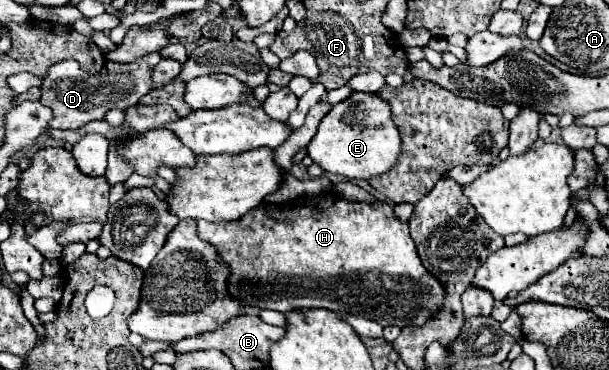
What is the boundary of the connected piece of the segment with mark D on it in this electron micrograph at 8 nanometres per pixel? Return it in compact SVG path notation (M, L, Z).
M153 52L147 58L139 58L139 62L131 62L127 66L107 62L103 72L89 74L79 68L75 60L63 60L51 66L49 74L43 78L41 84L41 104L53 110L53 118L49 122L51 128L61 130L77 130L91 120L103 120L109 106L113 108L129 108L139 102L151 90L151 66L149 62L159 62L161 54Z

